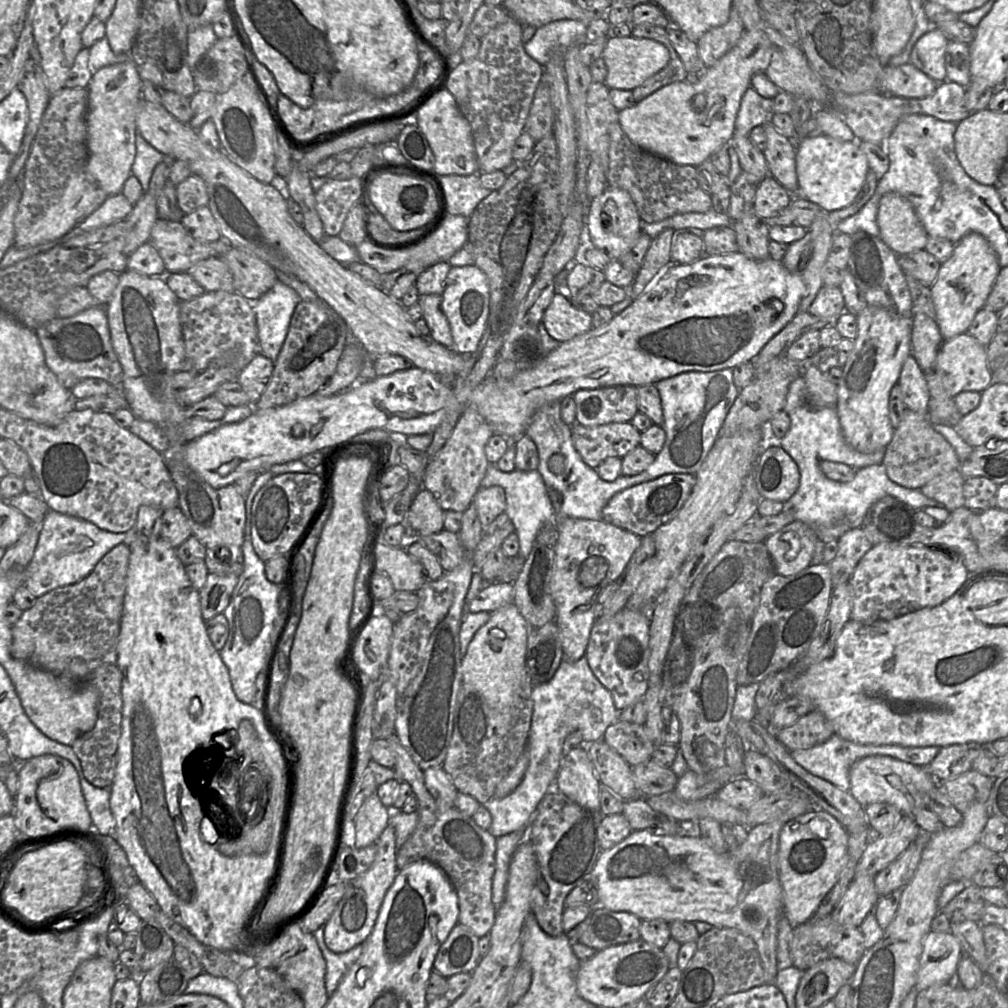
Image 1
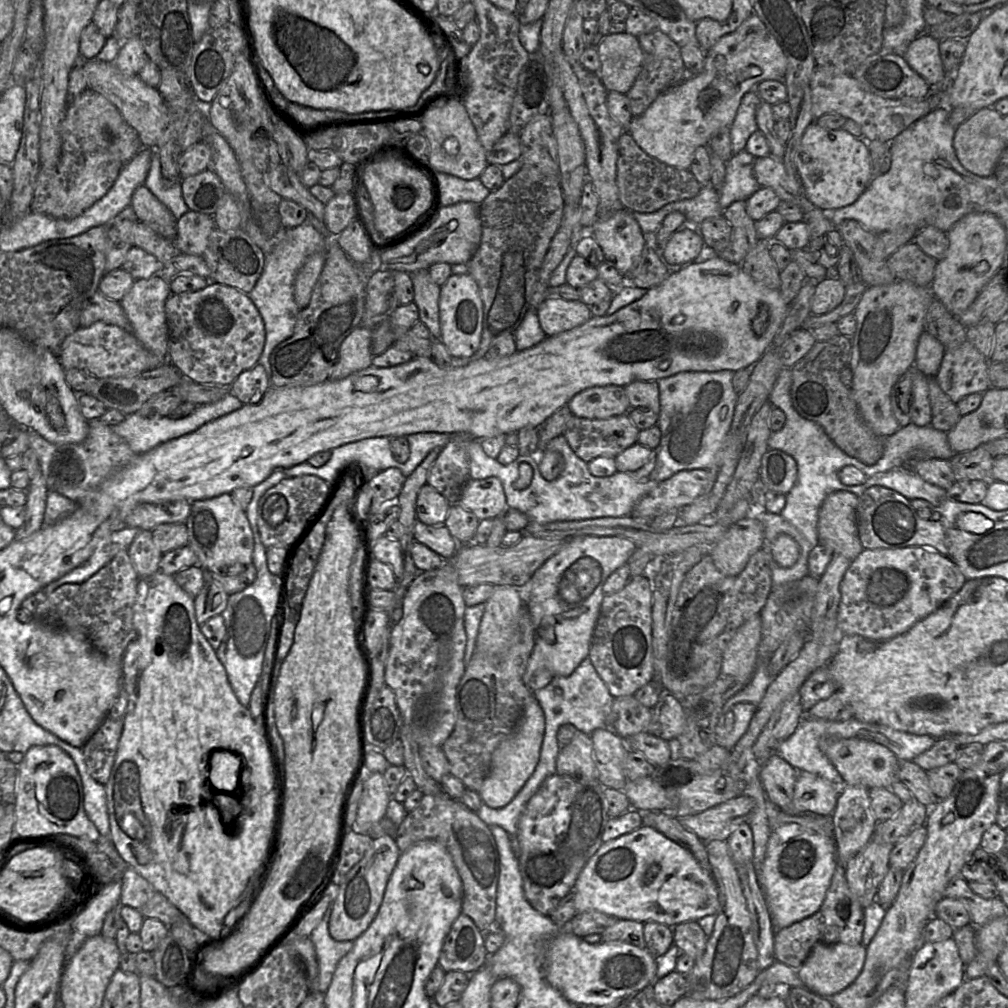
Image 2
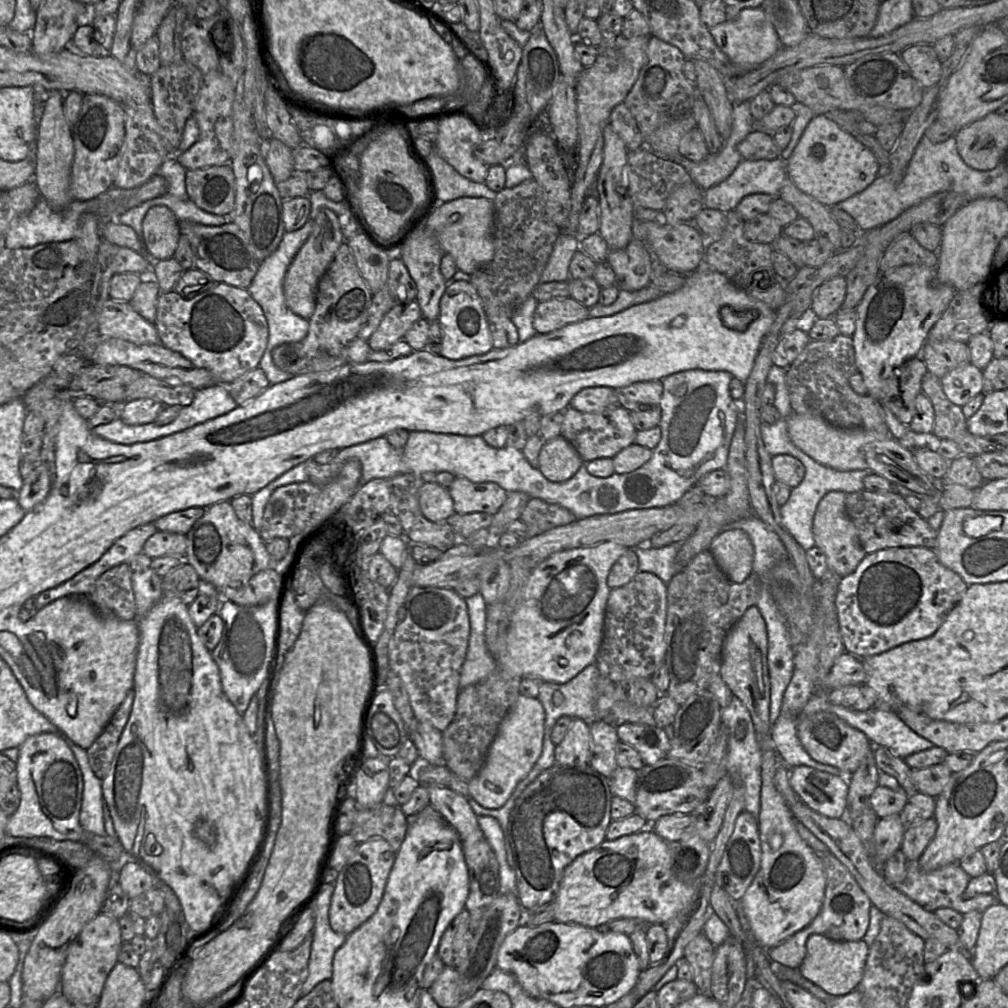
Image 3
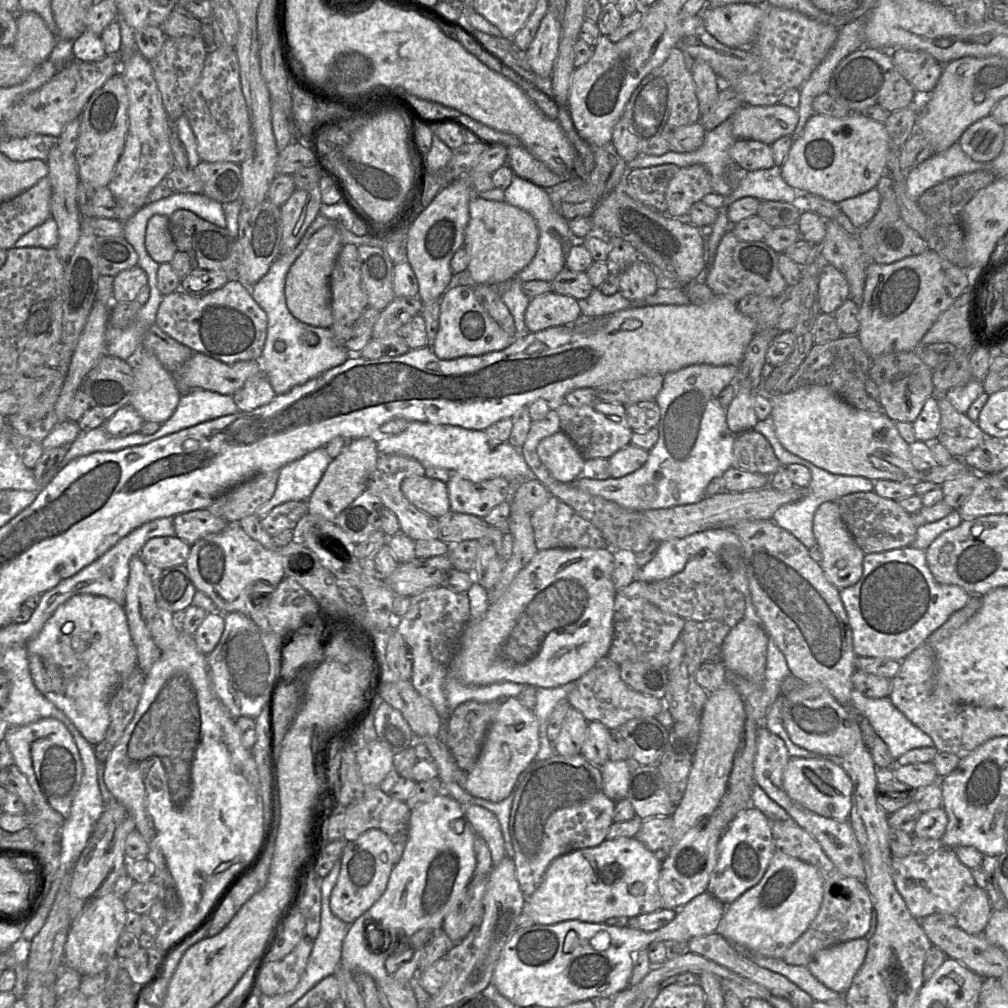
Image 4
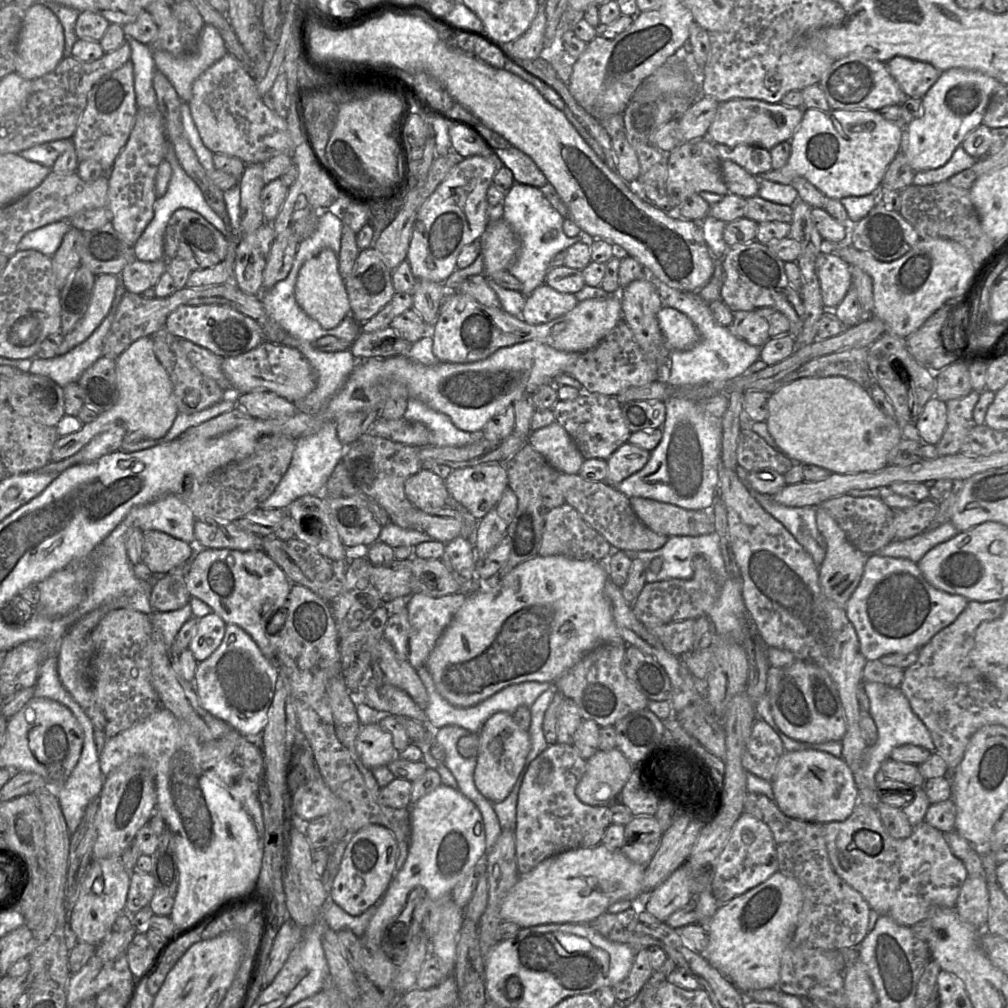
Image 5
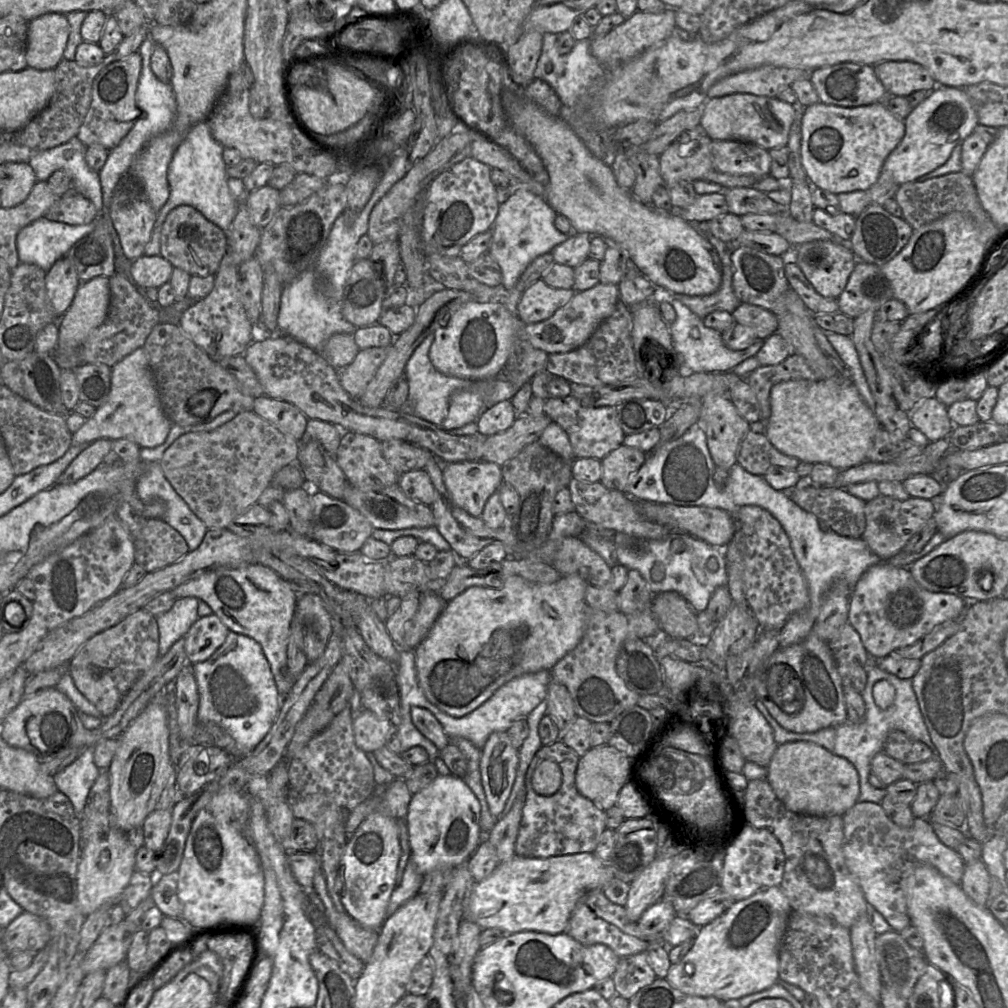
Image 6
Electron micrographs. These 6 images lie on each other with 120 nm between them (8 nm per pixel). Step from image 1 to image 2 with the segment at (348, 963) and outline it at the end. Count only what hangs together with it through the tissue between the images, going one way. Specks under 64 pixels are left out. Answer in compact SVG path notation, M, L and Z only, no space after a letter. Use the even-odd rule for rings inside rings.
M332 904L325 912L323 919L309 936L316 953L319 967L318 991L325 993L332 981L333 973L338 962L353 947L352 941L336 941L329 934L328 922L332 911Z

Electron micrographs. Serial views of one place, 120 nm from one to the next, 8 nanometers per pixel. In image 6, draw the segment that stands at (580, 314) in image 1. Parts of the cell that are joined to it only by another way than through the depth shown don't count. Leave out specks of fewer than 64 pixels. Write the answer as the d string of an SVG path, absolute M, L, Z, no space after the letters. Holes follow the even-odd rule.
M539 279L521 295L517 305L517 316L526 324L541 322L566 305L574 294L573 288L552 288Z

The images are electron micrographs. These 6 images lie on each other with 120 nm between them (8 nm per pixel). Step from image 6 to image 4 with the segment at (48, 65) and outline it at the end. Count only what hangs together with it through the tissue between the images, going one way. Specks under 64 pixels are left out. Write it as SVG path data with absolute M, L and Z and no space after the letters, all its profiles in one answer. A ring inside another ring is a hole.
M19 11L16 22L17 34L12 47L35 65L46 61L58 39L44 19L34 11Z

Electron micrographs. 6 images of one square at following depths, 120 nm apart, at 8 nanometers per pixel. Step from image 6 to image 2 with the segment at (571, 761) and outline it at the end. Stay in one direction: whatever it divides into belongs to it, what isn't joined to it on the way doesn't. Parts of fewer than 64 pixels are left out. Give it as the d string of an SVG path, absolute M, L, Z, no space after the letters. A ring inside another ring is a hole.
M555 773L542 783L526 805L518 823L519 868L527 901L544 916L550 916L561 899L573 891L580 872L603 844L603 832L610 819L604 788L597 779L578 781Z

